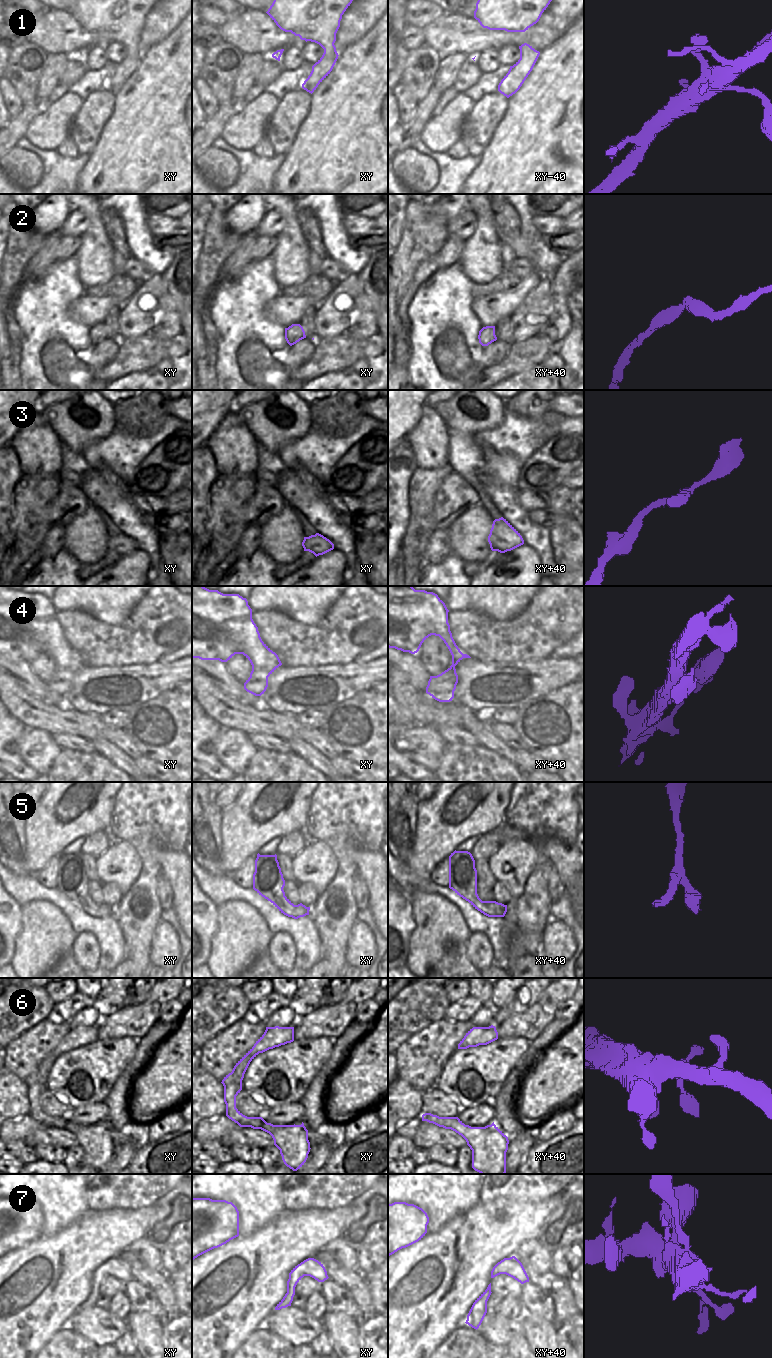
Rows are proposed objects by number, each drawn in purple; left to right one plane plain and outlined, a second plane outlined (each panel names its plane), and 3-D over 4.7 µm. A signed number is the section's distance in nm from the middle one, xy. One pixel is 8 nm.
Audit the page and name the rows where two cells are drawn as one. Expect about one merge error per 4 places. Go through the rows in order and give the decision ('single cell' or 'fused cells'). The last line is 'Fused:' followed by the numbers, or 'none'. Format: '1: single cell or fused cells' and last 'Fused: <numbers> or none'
1: single cell
2: single cell
3: single cell
4: single cell
5: single cell
6: single cell
7: single cell
Fused: none

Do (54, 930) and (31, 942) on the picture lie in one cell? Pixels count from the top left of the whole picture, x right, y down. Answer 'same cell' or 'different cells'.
same cell

